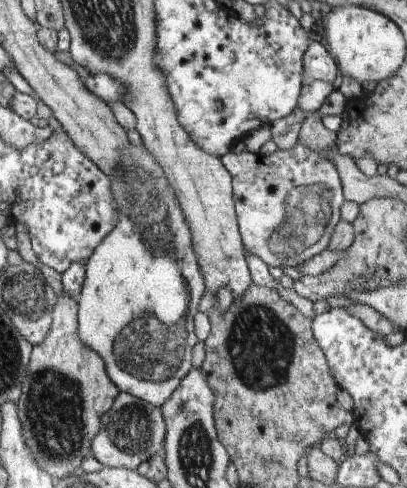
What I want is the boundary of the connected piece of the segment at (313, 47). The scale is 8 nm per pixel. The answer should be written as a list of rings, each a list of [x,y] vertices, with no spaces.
[[[311,41],[303,54],[303,70],[312,79],[327,83],[336,79],[339,69],[321,42]]]

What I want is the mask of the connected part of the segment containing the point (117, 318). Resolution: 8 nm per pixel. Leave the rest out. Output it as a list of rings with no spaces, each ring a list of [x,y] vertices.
[[[129,143],[122,150],[114,178],[114,193],[117,193],[118,205],[121,205],[117,227],[98,244],[96,251],[84,264],[85,280],[77,297],[80,338],[106,360],[106,368],[110,368],[110,380],[114,380],[113,384],[120,392],[129,393],[161,408],[191,372],[192,348],[199,342],[194,334],[192,316],[196,314],[198,300],[205,294],[203,275],[196,262],[196,250],[192,250],[191,229],[188,228],[177,189],[146,144]]]

